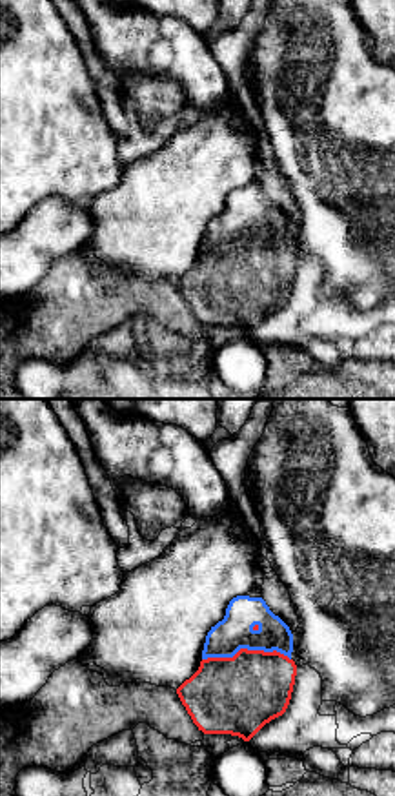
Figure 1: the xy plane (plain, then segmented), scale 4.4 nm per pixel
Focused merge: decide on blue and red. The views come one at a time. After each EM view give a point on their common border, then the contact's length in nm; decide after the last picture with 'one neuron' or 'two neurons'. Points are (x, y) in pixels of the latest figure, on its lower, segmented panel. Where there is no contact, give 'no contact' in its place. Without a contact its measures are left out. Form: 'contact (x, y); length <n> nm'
contact (246, 647); length 400 nm

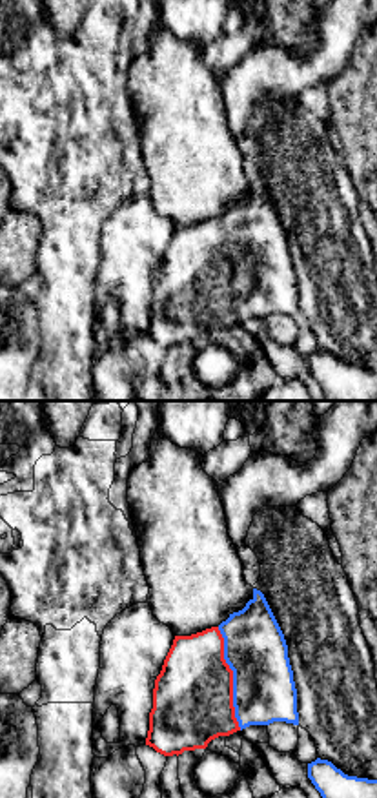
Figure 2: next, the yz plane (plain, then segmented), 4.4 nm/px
contact (234, 678); length 460 nm

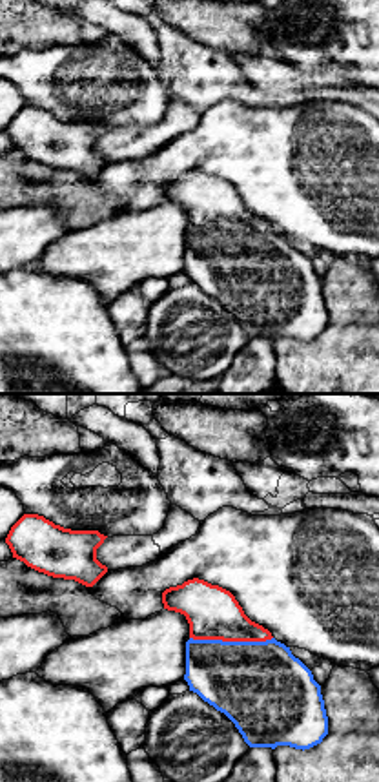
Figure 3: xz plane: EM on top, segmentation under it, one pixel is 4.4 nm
contact (232, 642); length 360 nm

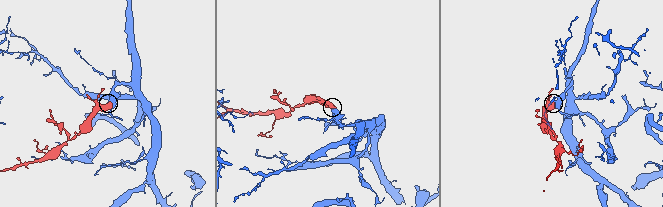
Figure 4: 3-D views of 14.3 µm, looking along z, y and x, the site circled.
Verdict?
one neuron

